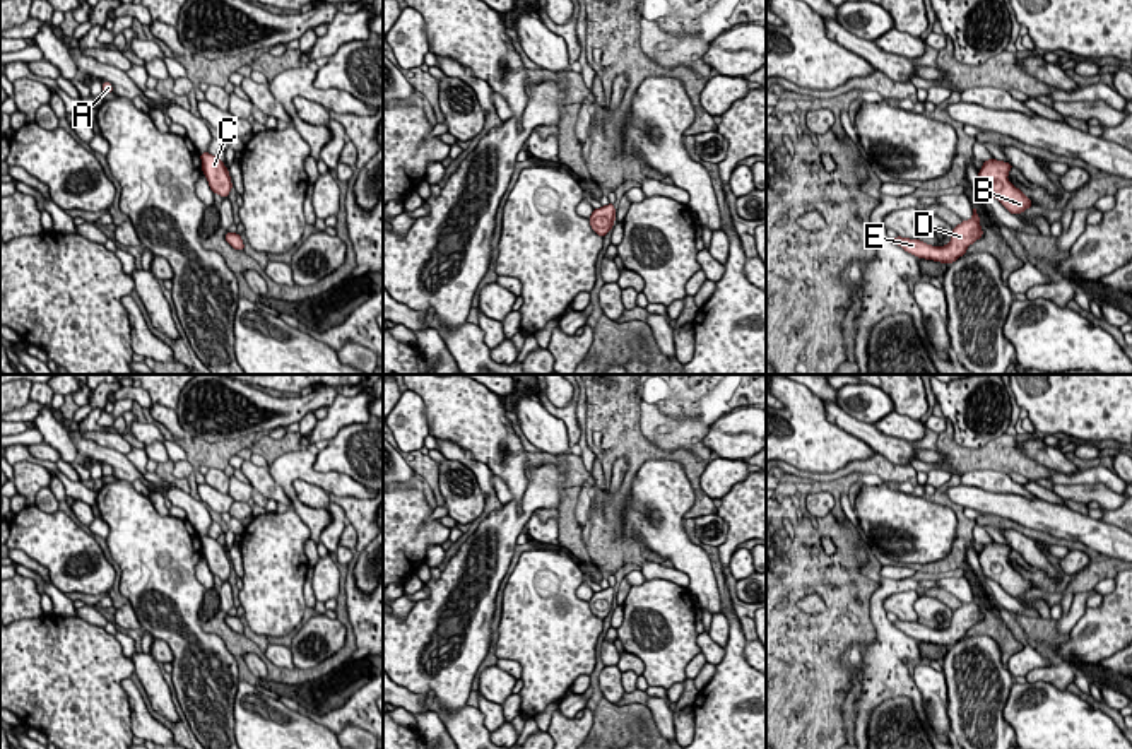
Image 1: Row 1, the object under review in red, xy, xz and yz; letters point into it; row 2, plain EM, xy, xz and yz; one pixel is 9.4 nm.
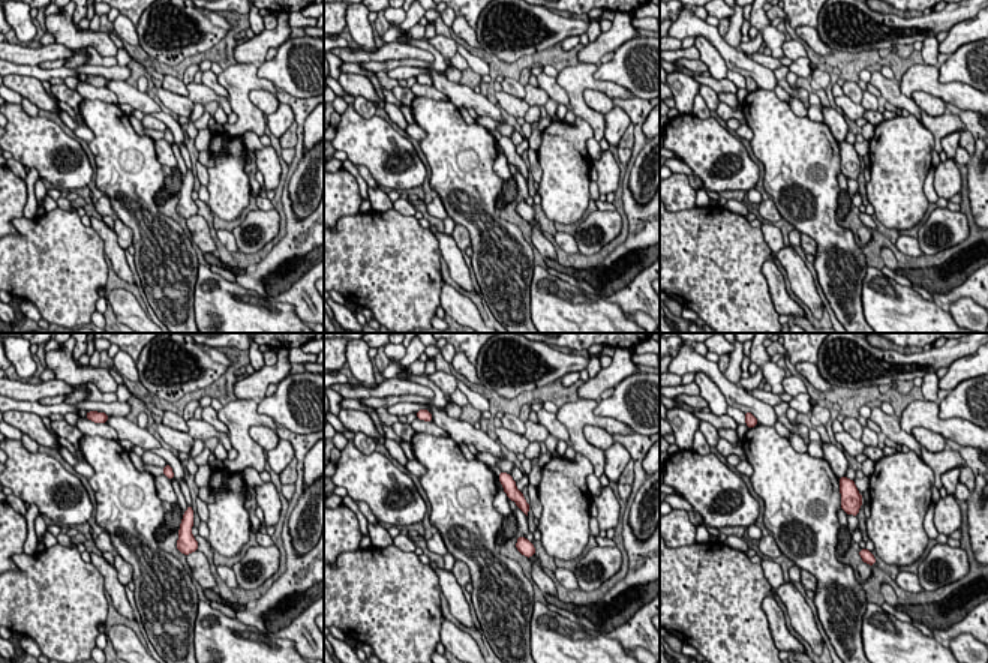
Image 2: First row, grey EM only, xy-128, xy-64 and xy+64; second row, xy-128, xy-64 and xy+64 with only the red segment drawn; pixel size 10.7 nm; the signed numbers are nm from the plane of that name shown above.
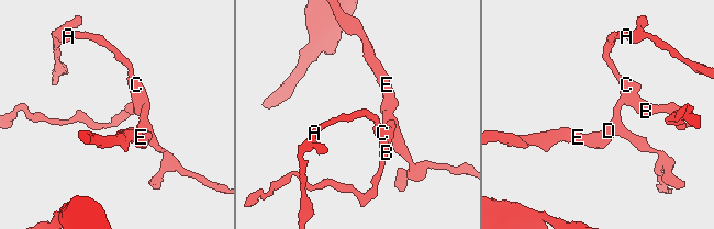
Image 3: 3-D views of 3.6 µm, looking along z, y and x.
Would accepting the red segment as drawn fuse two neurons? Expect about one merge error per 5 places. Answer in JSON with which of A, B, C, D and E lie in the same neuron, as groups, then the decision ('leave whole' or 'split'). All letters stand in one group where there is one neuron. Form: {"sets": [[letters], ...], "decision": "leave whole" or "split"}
{"sets": [["A", "B", "C", "D", "E"]], "decision": "leave whole"}

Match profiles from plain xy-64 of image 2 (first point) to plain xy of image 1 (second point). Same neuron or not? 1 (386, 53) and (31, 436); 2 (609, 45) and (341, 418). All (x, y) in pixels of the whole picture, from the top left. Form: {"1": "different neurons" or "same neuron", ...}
{"1": "different neurons", "2": "same neuron"}

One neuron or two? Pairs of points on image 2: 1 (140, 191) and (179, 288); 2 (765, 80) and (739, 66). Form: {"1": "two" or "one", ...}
{"1": "one", "2": "one"}

